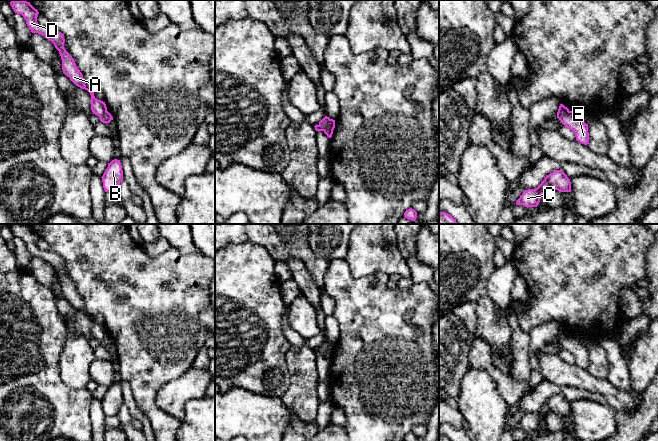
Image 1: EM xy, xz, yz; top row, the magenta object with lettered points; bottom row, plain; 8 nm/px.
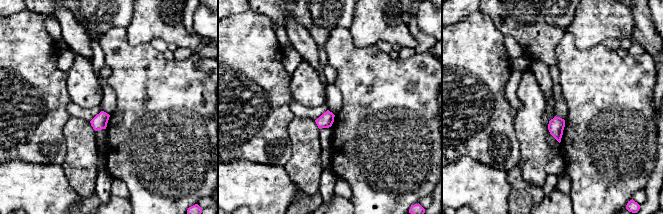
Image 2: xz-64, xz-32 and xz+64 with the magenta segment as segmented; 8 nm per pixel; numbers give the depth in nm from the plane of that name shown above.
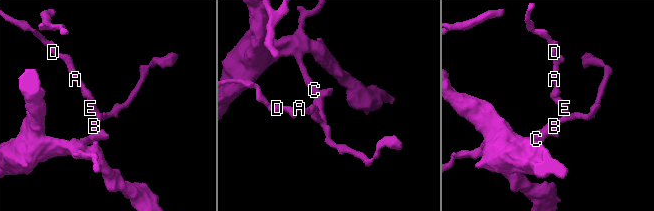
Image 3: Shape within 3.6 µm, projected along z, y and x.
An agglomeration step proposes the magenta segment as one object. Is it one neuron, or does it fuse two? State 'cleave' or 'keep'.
cleave

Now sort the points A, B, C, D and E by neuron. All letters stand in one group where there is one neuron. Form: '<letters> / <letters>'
A D / B C E

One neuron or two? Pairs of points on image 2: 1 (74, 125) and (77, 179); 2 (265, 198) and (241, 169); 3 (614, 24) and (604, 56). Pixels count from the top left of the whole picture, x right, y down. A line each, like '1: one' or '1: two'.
1: one
2: one
3: two

